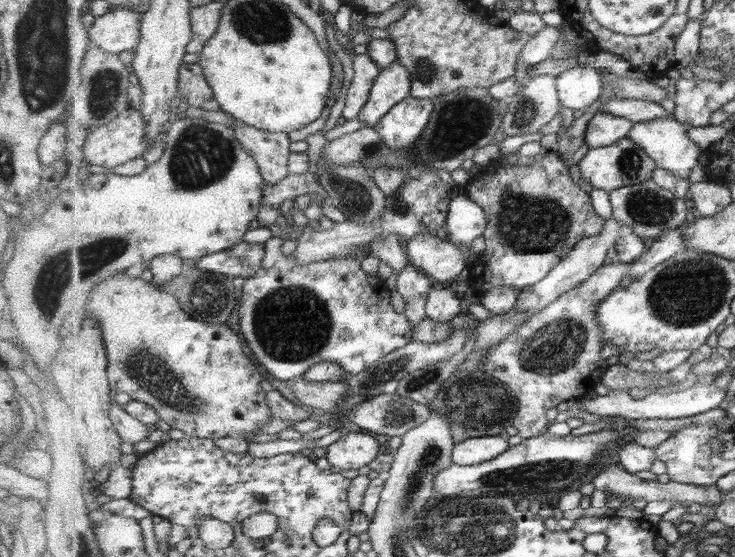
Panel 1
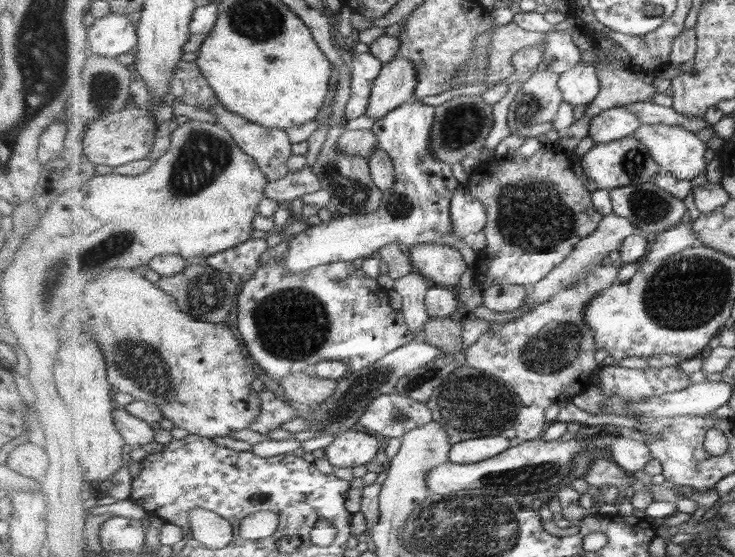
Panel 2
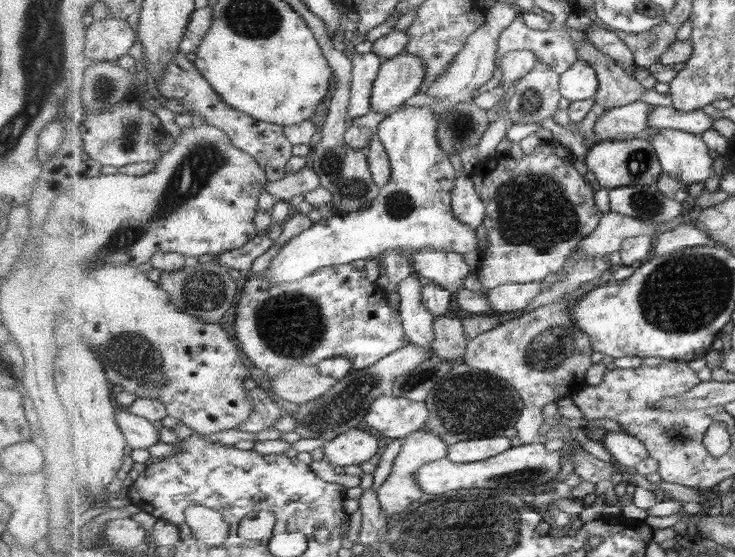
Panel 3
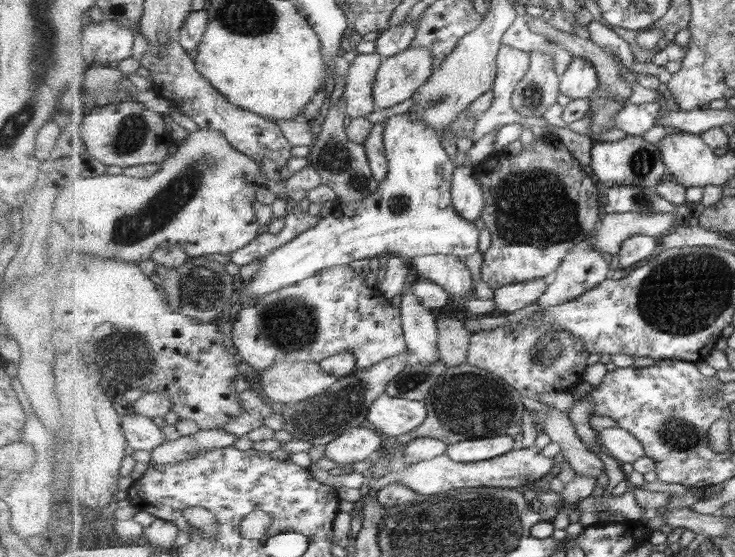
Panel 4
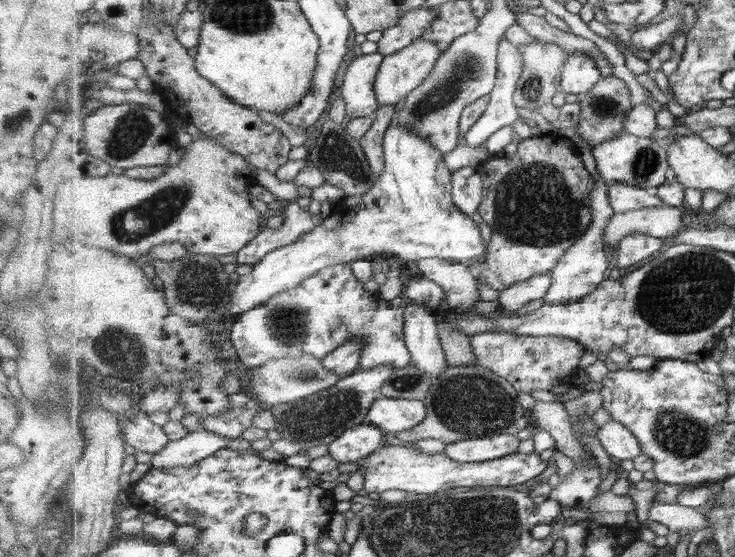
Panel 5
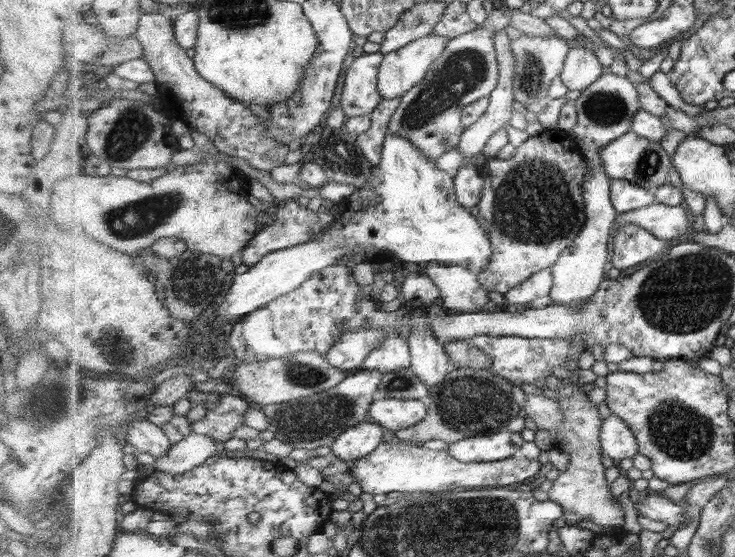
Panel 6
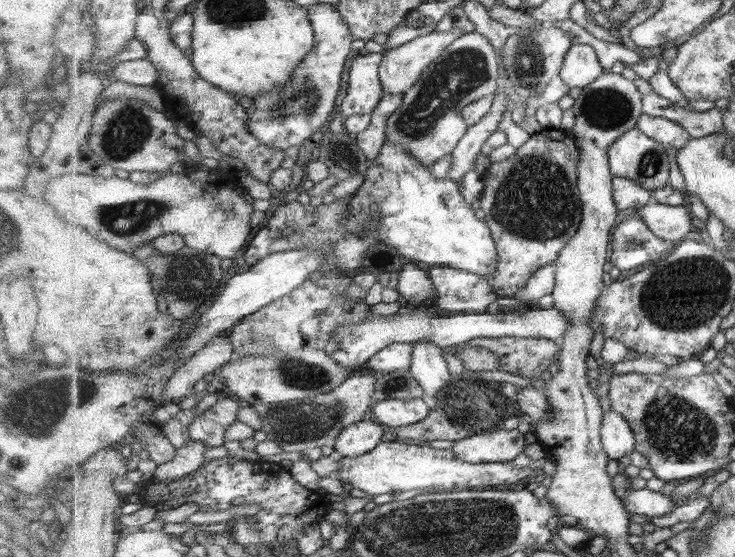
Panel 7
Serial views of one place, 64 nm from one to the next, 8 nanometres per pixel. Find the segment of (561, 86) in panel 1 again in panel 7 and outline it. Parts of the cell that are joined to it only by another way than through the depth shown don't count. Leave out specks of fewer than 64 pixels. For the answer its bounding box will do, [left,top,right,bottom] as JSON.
[560,44,608,89]

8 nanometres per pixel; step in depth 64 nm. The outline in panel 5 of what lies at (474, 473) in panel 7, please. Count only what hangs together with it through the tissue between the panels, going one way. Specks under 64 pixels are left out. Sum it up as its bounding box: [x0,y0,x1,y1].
[361,442,547,494]

